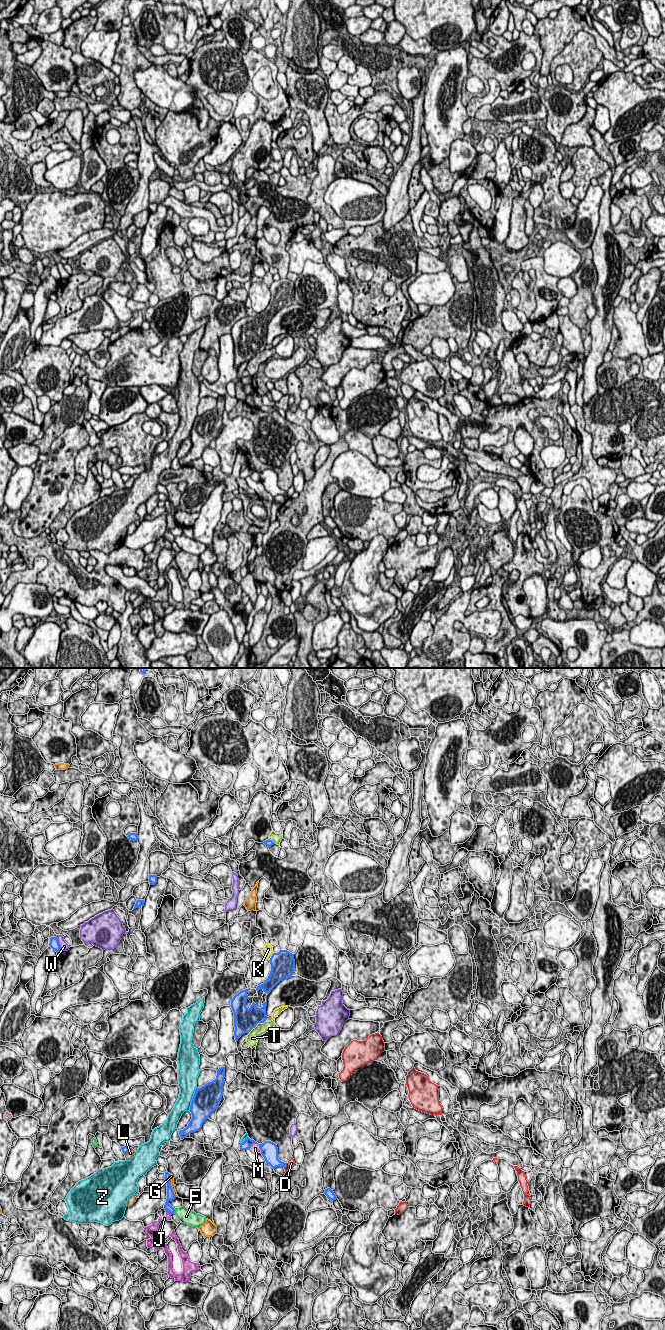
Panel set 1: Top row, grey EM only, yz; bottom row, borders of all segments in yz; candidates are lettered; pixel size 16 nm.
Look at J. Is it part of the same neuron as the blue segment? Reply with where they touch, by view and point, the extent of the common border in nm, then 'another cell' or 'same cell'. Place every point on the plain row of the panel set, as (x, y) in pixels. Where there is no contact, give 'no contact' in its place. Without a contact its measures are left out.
contact yz (168, 540); length 110 nm; another cell

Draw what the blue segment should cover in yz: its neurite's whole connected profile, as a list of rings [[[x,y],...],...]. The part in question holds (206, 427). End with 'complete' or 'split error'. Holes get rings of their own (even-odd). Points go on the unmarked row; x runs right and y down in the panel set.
[[[221,395],[217,398],[215,408],[206,411],[201,416],[196,416],[189,438],[192,442],[192,447],[186,456],[179,459],[181,467],[201,458],[205,448],[209,446],[213,439],[219,436],[223,424],[224,406],[225,395]]]; complete

